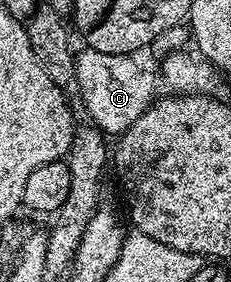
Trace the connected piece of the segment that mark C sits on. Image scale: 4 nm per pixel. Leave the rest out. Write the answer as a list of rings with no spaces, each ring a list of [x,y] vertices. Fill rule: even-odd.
[[[80,49],[75,54],[79,95],[83,98],[92,123],[107,136],[124,134],[155,101],[155,78],[142,70],[130,54],[110,54],[96,50]]]

